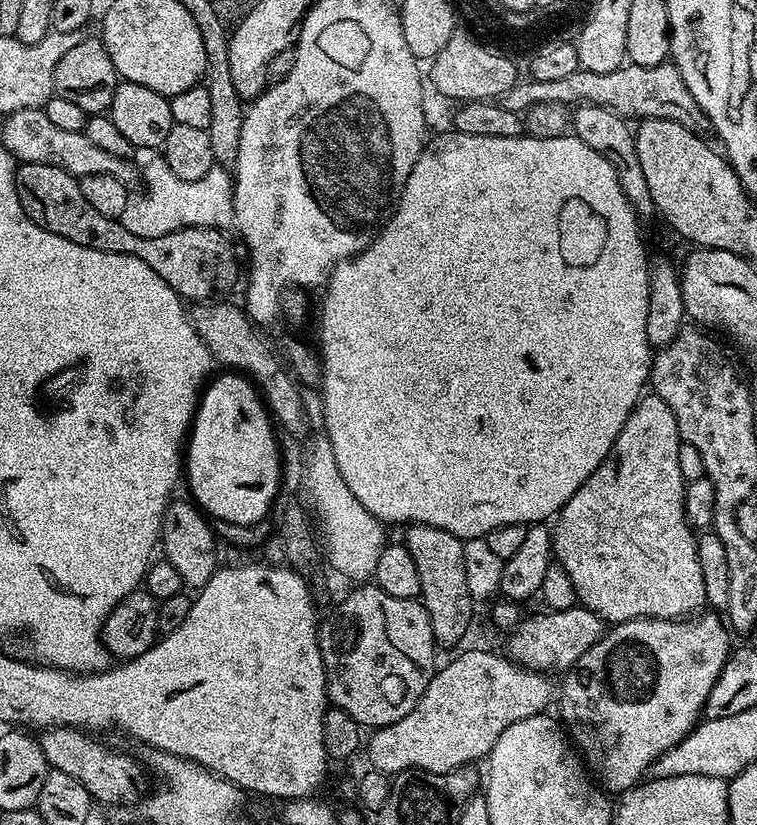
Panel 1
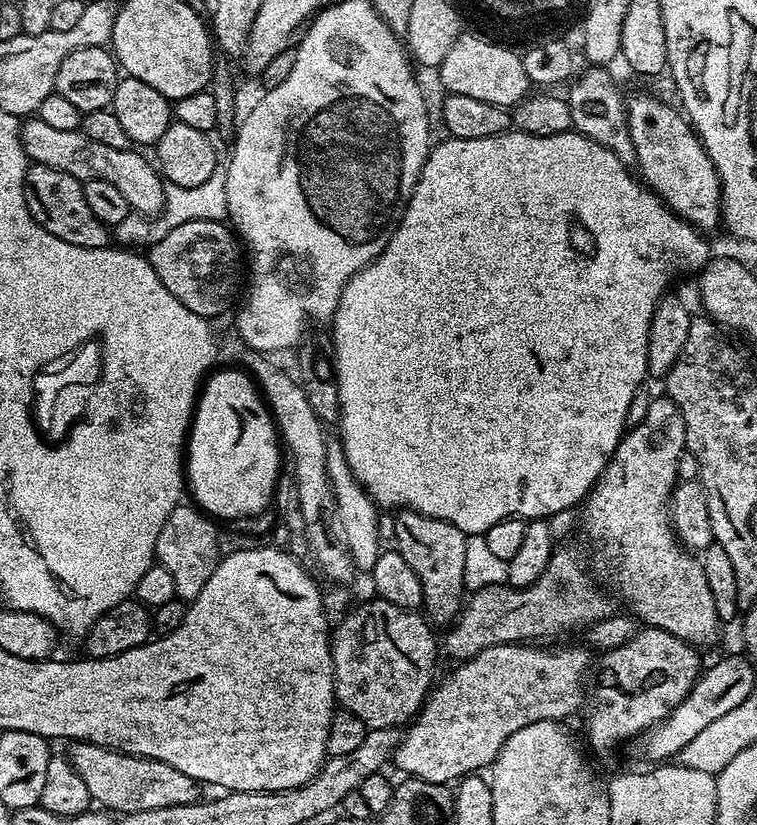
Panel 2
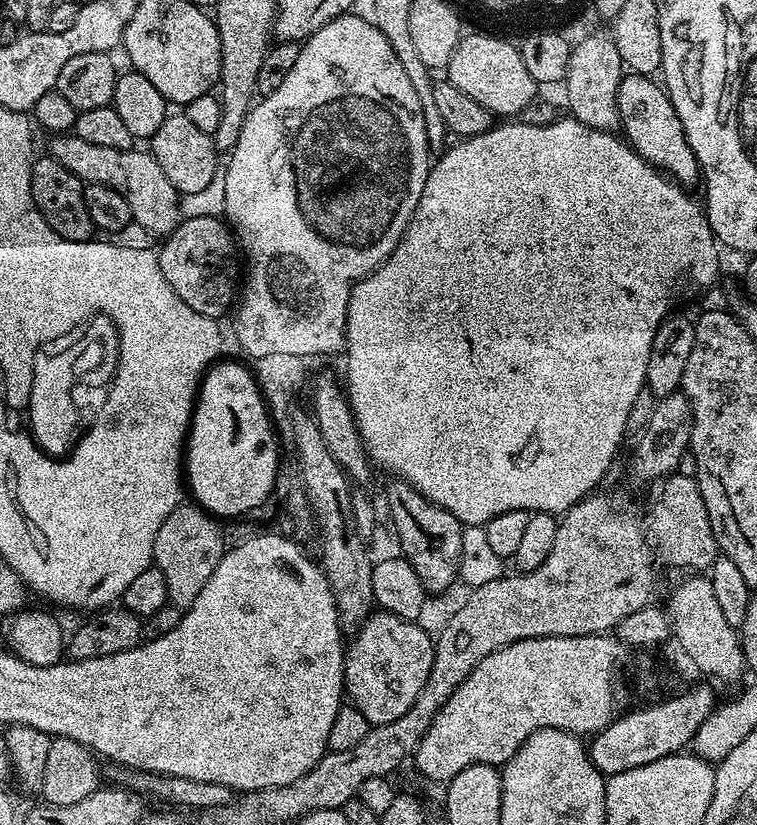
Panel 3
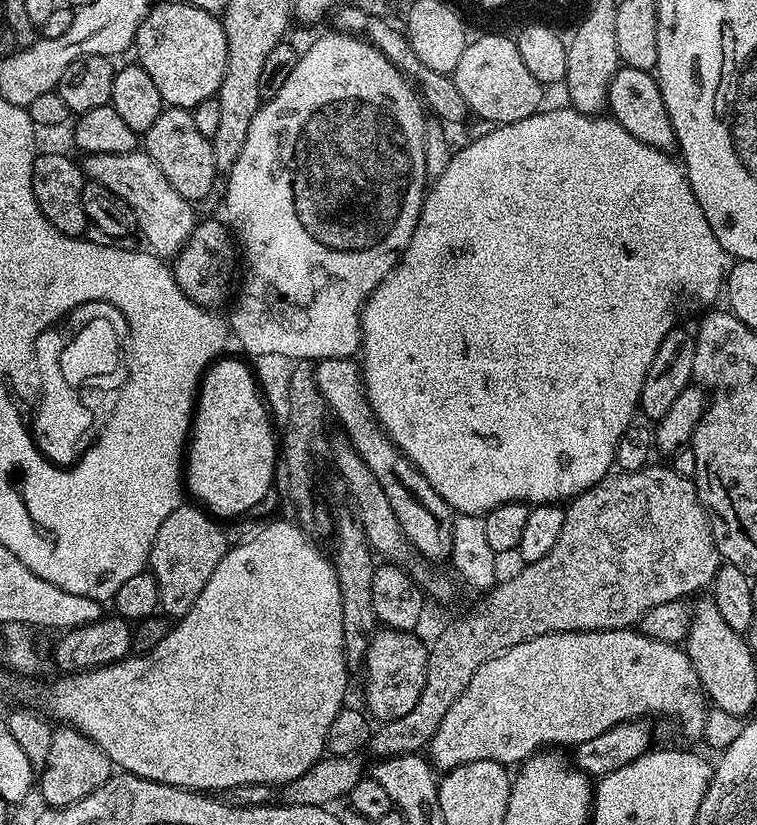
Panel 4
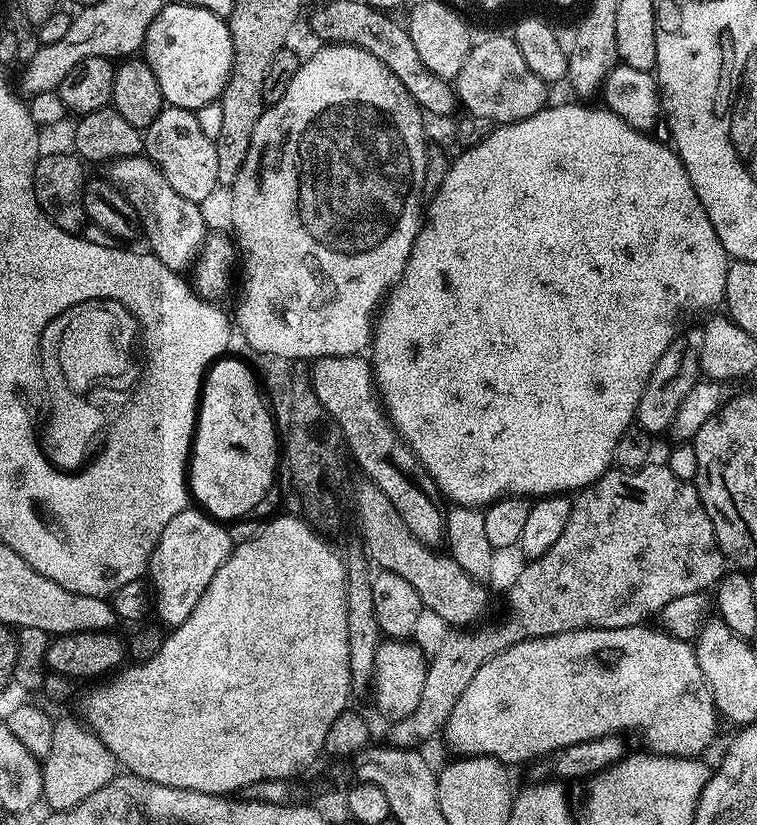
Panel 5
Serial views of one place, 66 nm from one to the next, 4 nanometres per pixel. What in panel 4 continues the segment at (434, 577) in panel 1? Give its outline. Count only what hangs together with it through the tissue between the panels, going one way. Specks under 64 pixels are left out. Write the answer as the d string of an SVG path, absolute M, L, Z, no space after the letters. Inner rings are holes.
M330 358L329 360L319 361L316 364L316 381L318 382L318 390L323 394L324 403L330 409L331 415L333 412L340 419L341 426L339 427L342 429L342 432L348 437L357 454L366 462L366 466L370 468L371 473L378 478L378 483L382 486L382 493L386 494L387 501L390 502L390 509L394 510L394 515L398 518L398 523L412 548L425 561L447 561L452 554L452 523L454 513L448 507L448 503L436 493L434 486L430 486L430 482L426 482L424 475L402 455L400 449L393 444L392 439L385 434L376 417L372 415L372 408L368 404L368 396L364 393L361 365L352 358Z

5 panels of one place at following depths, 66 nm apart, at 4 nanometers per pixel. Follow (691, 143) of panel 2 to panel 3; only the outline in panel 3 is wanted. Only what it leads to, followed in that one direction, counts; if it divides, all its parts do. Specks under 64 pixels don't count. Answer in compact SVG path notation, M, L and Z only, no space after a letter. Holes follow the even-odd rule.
M625 75L618 86L620 128L632 149L646 162L667 174L681 185L689 186L701 179L694 150L682 130L682 122L670 102L667 92L652 76Z

